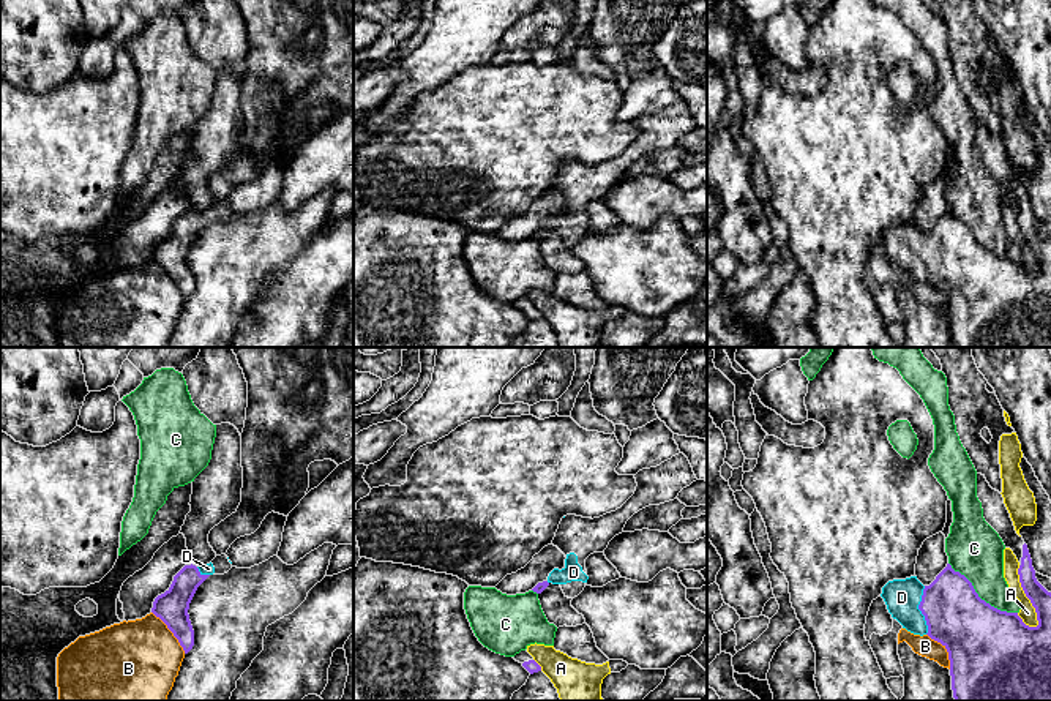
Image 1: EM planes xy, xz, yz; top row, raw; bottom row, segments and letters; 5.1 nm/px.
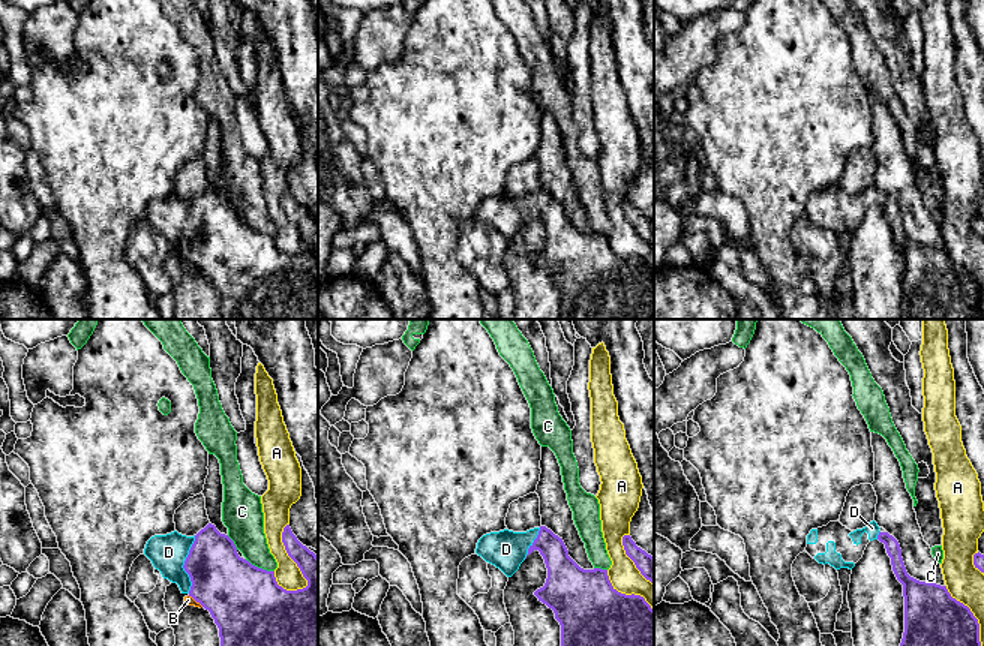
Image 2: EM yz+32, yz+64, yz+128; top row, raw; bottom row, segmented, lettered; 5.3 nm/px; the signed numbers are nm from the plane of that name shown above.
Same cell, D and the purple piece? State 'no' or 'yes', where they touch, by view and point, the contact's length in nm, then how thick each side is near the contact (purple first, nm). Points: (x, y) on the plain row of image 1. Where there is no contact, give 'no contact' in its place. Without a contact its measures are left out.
yes | yz (919, 254) | 240 nm | 320/180 nm

